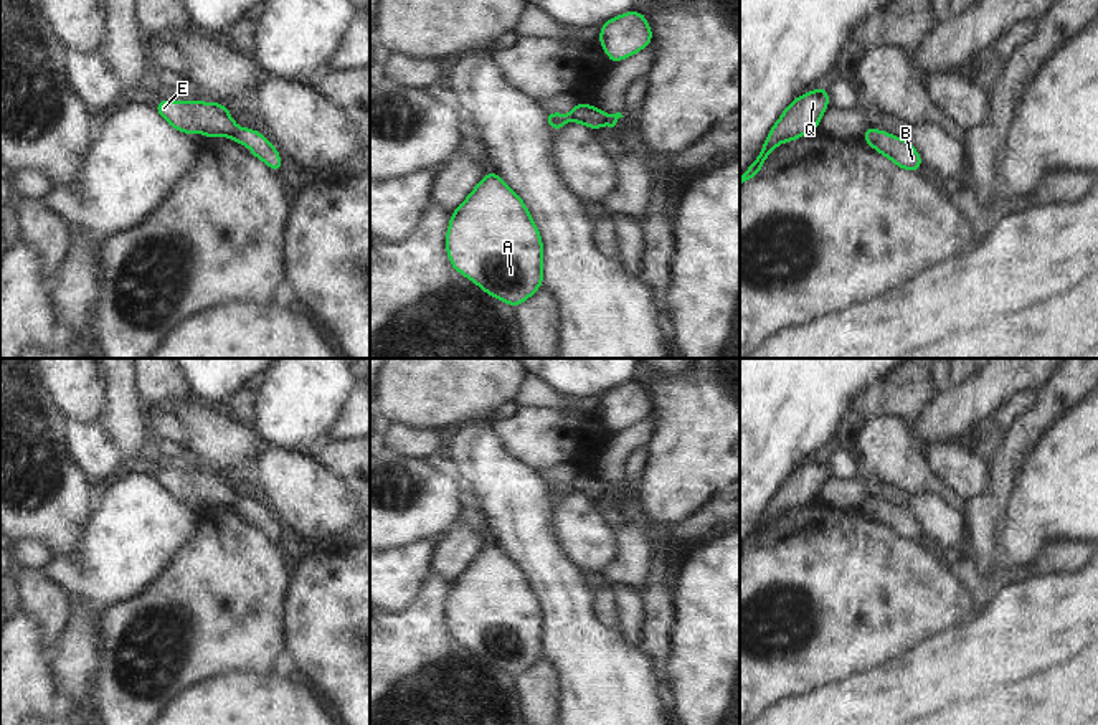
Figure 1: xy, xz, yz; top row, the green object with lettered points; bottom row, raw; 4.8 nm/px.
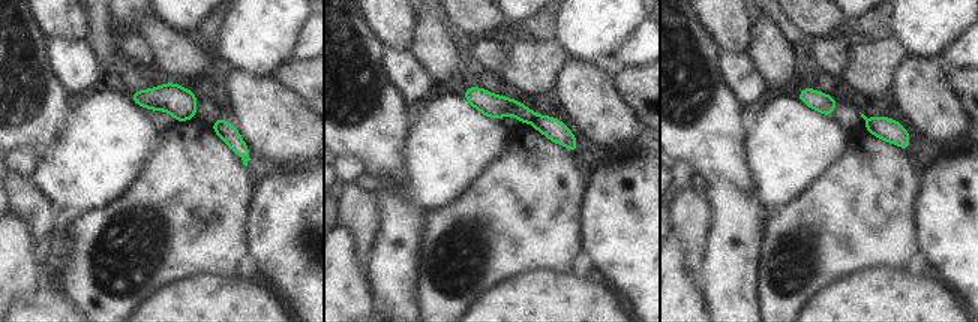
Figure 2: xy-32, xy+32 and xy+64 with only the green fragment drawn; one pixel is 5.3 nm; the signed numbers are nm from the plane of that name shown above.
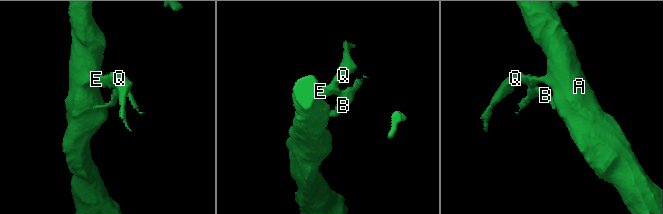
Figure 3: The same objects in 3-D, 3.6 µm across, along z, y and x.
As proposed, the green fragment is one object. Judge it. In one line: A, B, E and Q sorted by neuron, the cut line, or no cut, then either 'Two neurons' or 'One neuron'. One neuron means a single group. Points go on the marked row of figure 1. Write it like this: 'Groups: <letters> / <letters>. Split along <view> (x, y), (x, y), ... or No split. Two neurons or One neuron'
Groups: A E Q / B. Split along xy (238, 127), (231, 136). Two neurons.

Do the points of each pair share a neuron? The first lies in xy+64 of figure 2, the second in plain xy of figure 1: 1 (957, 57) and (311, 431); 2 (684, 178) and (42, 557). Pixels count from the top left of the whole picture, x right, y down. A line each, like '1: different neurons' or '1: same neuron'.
1: different neurons
2: same neuron

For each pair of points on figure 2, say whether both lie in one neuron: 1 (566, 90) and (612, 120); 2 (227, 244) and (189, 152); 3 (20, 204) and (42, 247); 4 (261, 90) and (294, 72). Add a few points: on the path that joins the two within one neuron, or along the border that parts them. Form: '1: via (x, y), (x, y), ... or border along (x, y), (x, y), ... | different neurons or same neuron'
1: via (578, 90), (600, 111) | same neuron
2: via (210, 222), (191, 201), (189, 174) | same neuron
3: via (30, 214), (41, 225), (42, 237) | same neuron
4: border along (270, 75), (305, 102) | different neurons

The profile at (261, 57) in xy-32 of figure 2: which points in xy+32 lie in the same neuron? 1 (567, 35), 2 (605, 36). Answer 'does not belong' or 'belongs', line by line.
1: belongs
2: belongs

